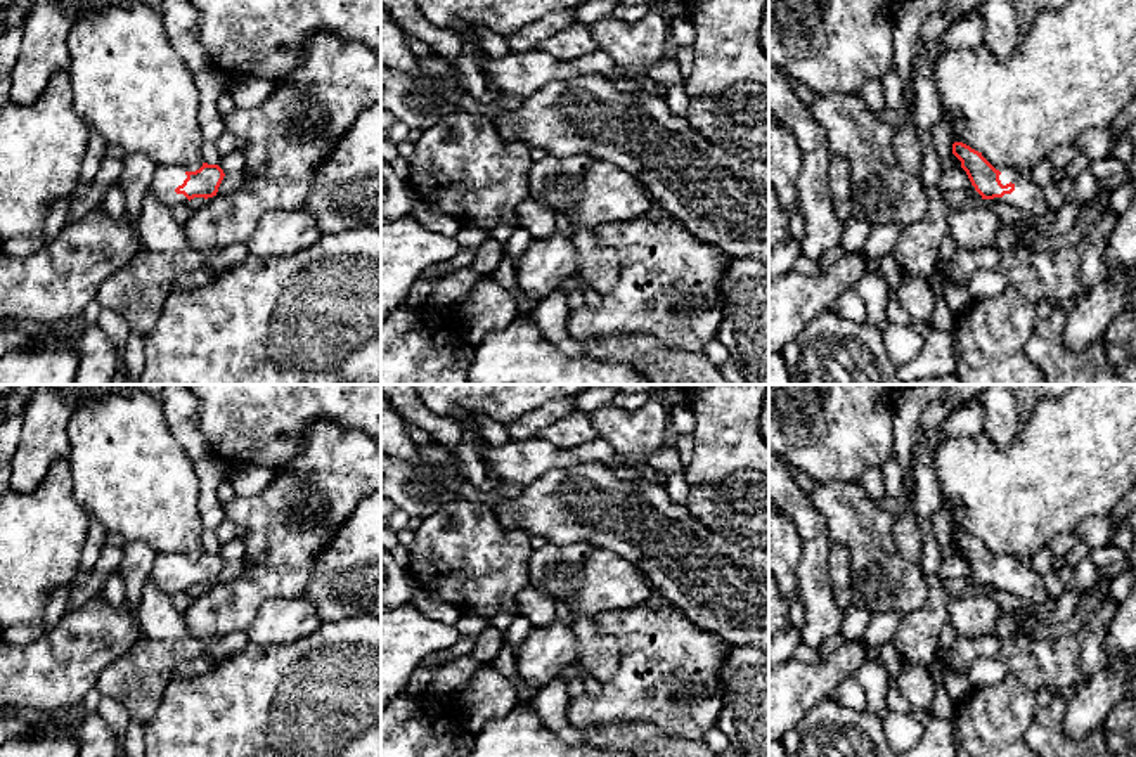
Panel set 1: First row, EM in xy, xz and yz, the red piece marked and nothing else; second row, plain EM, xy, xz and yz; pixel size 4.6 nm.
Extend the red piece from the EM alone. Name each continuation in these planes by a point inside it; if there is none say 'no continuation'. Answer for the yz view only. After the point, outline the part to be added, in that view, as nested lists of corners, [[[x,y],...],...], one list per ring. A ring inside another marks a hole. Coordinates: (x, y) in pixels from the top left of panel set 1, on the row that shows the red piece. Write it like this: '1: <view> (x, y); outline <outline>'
1: yz (1027, 196); outline [[[1010,168],[1006,171],[1001,171],[999,180],[1003,185],[1013,184],[1015,191],[1011,194],[1004,194],[1003,197],[994,199],[984,199],[975,187],[973,189],[973,201],[997,201],[1001,204],[1010,204],[1013,208],[1020,208],[1030,215],[1041,217],[1046,215],[1051,208],[1046,203],[1044,191],[1032,180],[1030,171],[1018,171],[1015,168]]]

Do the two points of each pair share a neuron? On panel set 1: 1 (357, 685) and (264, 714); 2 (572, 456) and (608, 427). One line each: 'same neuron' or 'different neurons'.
1: same neuron
2: different neurons

